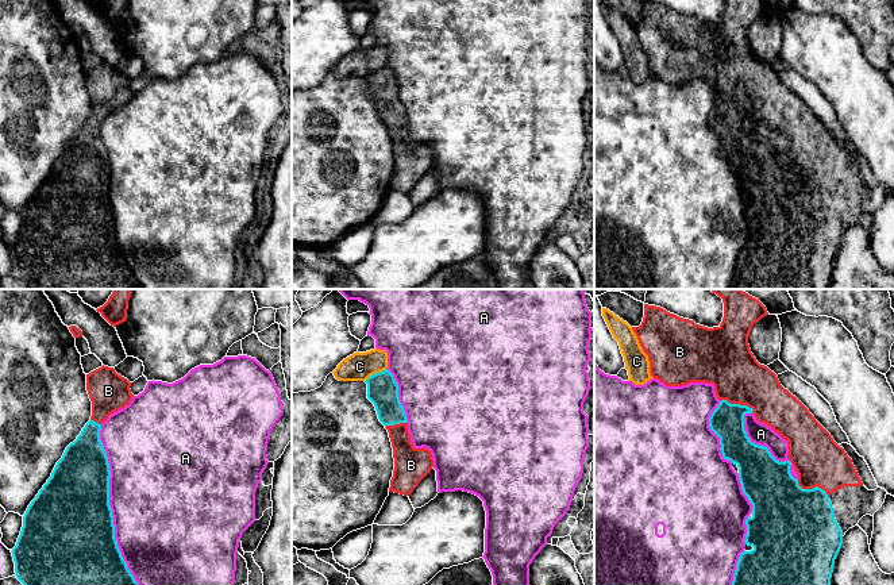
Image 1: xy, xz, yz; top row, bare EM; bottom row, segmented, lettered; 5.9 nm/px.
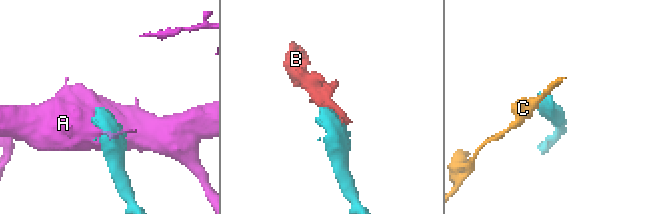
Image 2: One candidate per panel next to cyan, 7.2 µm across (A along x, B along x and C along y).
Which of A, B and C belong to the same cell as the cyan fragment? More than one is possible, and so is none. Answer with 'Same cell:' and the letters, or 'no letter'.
Same cell: B

